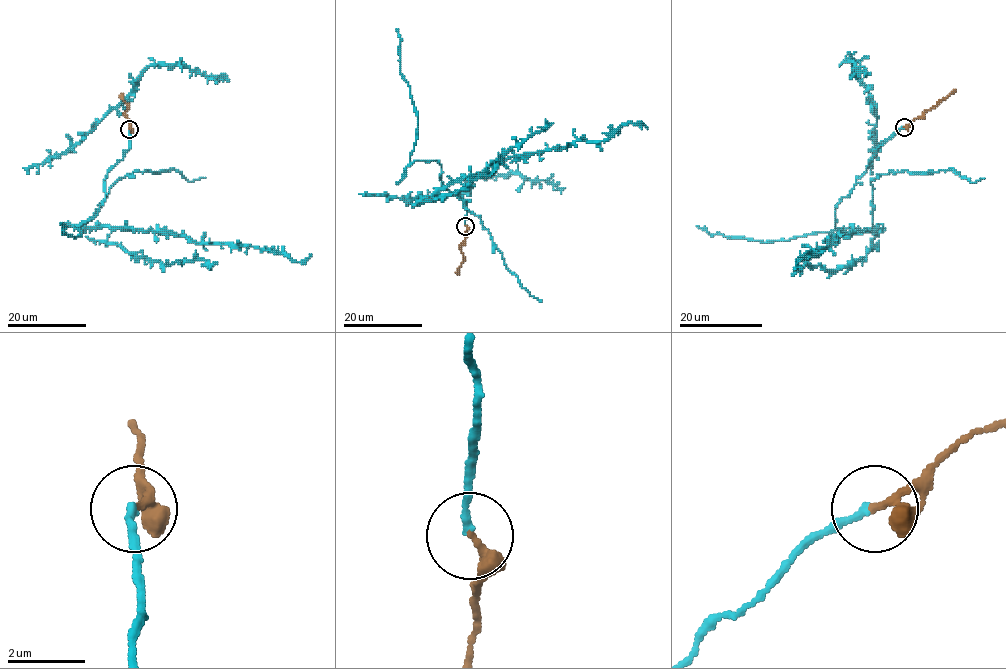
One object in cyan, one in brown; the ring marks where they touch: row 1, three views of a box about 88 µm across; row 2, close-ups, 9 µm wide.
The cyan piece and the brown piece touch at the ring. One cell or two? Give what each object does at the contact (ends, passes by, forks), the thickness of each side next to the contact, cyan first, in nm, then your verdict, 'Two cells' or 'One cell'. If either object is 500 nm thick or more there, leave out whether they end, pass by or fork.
At the ring cyan ends. At the ring brown ends. Thickness 180 nm (cyan) against 200 nm. One cell

